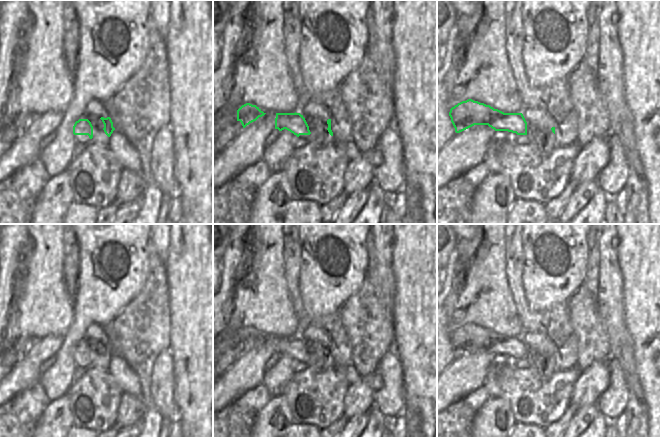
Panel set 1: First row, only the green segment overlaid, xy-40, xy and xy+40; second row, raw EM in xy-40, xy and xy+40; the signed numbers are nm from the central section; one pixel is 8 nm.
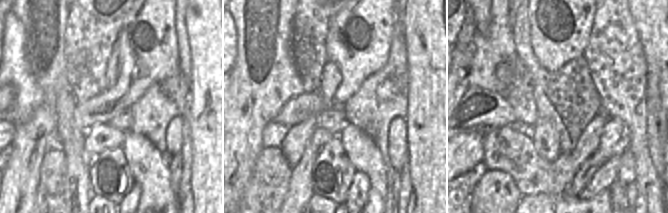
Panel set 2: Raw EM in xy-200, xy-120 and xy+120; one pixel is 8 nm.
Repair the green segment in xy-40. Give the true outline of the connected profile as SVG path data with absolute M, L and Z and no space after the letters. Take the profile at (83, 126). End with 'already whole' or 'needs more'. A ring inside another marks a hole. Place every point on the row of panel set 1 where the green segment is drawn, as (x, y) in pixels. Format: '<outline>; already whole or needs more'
M79 119L73 126L74 135L88 135L90 139L93 138L93 126L88 119Z; already whole

